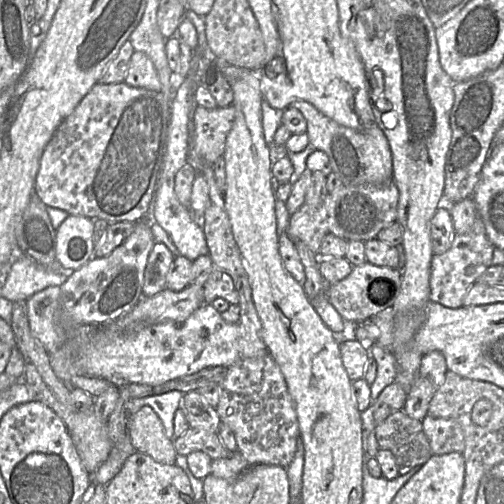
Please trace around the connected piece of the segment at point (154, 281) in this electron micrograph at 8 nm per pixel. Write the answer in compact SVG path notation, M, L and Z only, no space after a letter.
M155 242L144 272L143 295L151 297L166 288L166 276L175 255L160 242Z

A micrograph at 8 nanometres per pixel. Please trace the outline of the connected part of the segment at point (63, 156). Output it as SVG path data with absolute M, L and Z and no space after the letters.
M125 81L114 84L96 83L83 97L74 111L61 122L45 146L35 179L34 195L44 205L64 210L69 215L85 216L90 219L103 219L109 223L121 221L137 223L145 219L148 217L148 213L151 210L151 202L155 196L163 157L167 148L170 122L171 101L162 91L133 87Z

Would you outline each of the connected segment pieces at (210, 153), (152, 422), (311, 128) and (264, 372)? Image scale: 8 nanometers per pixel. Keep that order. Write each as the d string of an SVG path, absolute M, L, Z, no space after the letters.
M199 105L196 107L193 114L193 136L187 163L198 173L203 174L203 163L213 165L218 158L224 157L226 138L234 119L235 107L233 105L215 109L207 109Z
M143 406L131 416L129 437L135 450L151 456L157 462L175 464L173 438L165 435L161 420L149 406Z
M294 101L289 108L296 108L303 114L307 121L309 143L315 150L327 154L332 172L339 177L344 186L382 185L393 179L390 145L377 123L364 130L355 130L338 124L307 101Z
M271 354L239 359L227 368L220 387L221 396L215 409L221 422L234 432L237 451L252 465L287 468L295 456L300 432L285 378Z

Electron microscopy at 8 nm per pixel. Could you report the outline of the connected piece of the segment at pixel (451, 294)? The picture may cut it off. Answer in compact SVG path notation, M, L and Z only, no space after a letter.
M477 216L469 233L455 234L449 250L443 254L433 255L429 300L451 309L462 307L471 286L492 265L494 249L495 246L486 234L483 221Z

